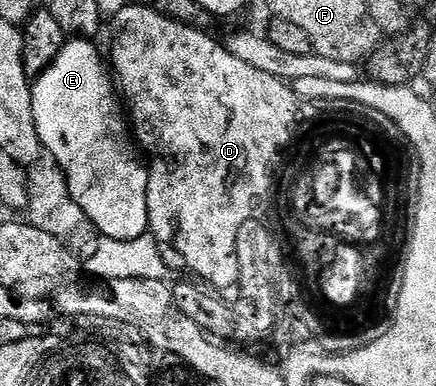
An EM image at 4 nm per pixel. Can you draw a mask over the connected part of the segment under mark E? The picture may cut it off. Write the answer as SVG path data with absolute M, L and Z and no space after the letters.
M73 38L66 41L64 48L60 50L59 56L45 67L44 70L36 77L34 81L33 92L32 92L32 110L34 116L34 122L36 124L36 131L39 132L39 138L44 144L45 148L53 154L56 162L64 172L66 180L68 182L70 194L83 212L90 218L92 224L96 227L100 235L106 239L117 239L117 240L131 240L137 239L139 236L145 234L149 227L149 213L147 212L147 184L149 183L149 173L144 161L139 160L140 153L129 135L127 127L127 118L123 116L121 110L121 100L112 78L108 65L103 62L102 56L98 50L85 38Z

